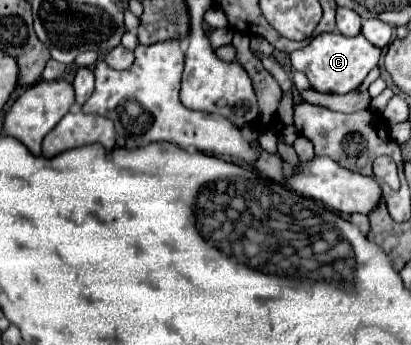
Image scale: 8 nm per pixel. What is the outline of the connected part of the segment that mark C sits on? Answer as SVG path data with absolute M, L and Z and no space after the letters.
M324 32L324 34L314 36L308 46L294 50L290 54L290 62L292 62L294 70L300 70L308 76L310 86L316 92L346 94L364 82L368 72L378 64L380 54L382 54L382 50L372 46L362 34L358 34L356 38L346 38L342 34Z

